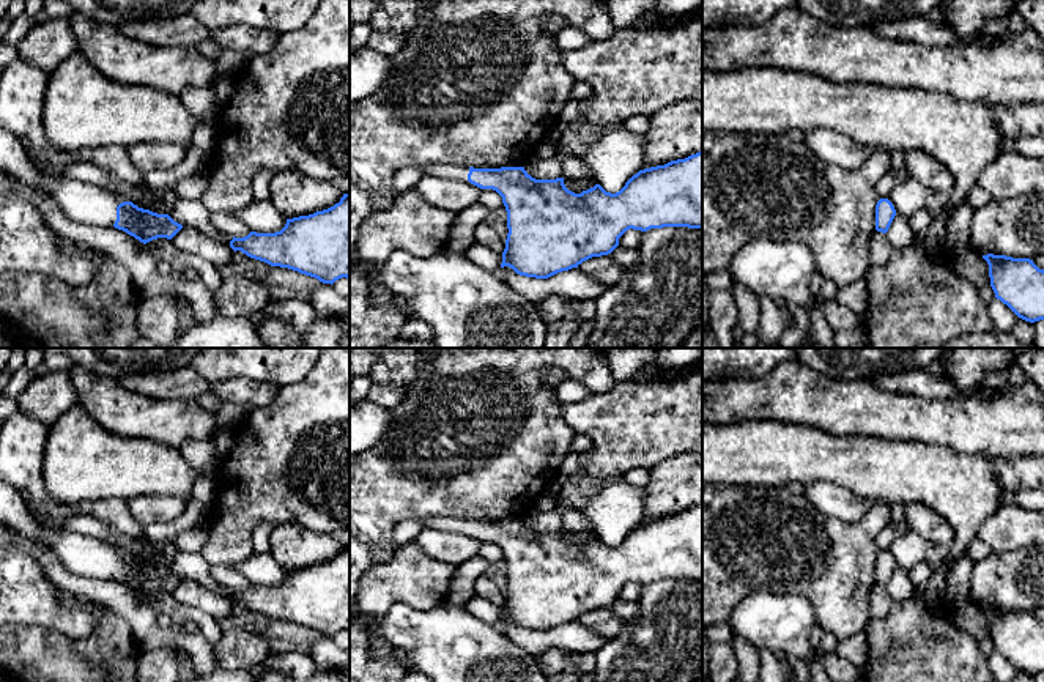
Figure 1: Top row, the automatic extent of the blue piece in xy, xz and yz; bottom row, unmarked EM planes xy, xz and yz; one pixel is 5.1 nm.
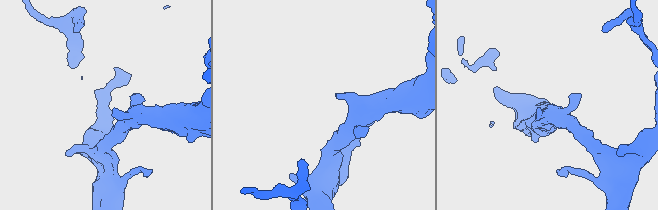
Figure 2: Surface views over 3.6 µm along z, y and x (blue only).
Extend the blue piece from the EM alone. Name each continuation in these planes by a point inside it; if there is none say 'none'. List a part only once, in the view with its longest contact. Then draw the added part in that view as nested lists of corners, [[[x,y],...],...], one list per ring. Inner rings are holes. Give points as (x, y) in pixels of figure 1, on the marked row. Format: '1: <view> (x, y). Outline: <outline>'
1: xy (84, 202). Outline: [[[0,128],[0,169],[17,181],[55,198],[61,211],[83,224],[113,225],[117,206],[124,200],[115,192],[69,178],[50,176],[38,170],[19,139]]]

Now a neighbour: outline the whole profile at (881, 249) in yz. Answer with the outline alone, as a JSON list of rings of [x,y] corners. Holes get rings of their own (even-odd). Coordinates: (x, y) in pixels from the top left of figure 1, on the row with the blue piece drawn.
[[[876,230],[869,239],[871,266],[883,266],[888,261],[891,252],[893,249],[887,238],[887,233]]]

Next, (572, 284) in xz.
[[[504,266],[498,276],[515,291],[532,301],[542,302],[551,295],[568,299],[597,299],[606,288],[592,276],[581,272],[578,268],[557,272],[548,279],[535,279],[516,274],[512,268]]]

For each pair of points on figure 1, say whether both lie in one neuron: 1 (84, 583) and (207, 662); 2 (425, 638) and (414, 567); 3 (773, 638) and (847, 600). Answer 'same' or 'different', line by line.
1: same
2: different
3: different

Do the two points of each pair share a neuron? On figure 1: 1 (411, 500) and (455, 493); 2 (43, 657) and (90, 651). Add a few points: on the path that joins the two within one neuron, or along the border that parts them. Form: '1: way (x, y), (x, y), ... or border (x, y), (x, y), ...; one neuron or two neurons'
1: way (422, 493), (444, 493); one neuron
2: way (54, 657), (79, 657); one neuron

